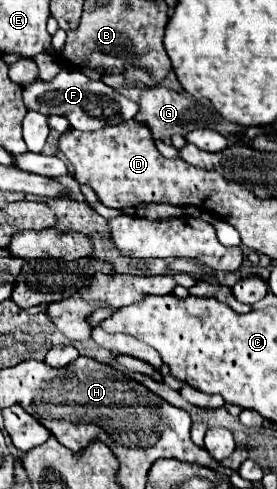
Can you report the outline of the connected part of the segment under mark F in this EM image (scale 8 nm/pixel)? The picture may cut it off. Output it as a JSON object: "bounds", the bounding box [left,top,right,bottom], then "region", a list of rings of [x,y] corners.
{"bounds":[23,69,137,131],"region":[[[63,69],[53,81],[33,81],[23,89],[23,101],[27,109],[43,113],[43,115],[63,115],[69,119],[71,127],[79,131],[95,131],[103,125],[117,125],[119,121],[133,119],[137,113],[137,103],[129,101],[115,89],[107,87],[103,81],[87,79],[79,71]]]}

